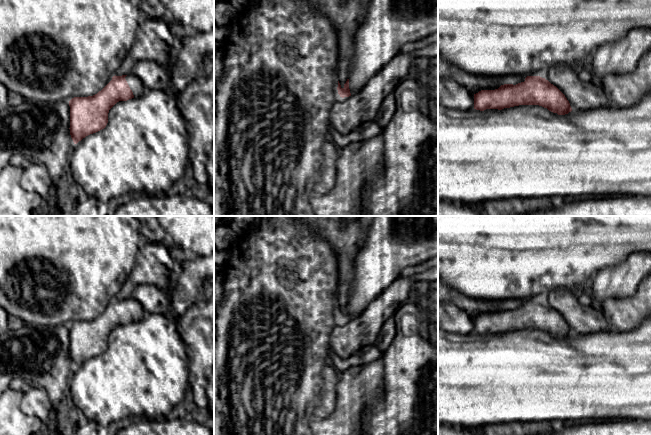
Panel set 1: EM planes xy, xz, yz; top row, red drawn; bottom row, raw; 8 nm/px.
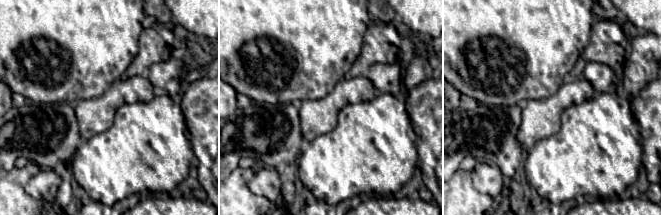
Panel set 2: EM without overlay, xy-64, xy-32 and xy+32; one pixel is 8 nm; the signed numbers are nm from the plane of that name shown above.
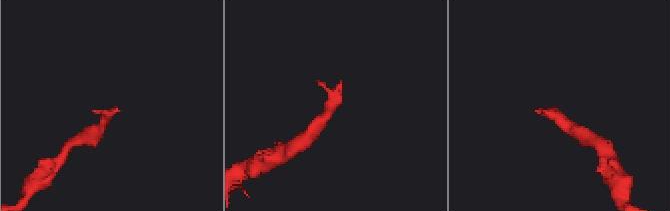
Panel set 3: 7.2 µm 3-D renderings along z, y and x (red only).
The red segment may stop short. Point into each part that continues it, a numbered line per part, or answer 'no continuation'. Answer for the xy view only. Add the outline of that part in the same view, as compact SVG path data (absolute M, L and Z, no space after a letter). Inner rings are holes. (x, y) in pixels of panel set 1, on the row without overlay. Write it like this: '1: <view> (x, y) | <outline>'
1: xy (135, 308) | M130 297L125 303L132 314L134 321L139 321L146 315L142 305L135 298Z

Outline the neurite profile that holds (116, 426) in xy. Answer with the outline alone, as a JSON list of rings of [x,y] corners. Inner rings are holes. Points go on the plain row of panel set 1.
[[[125,418],[108,426],[101,426],[95,421],[84,420],[73,427],[74,435],[115,435],[118,431],[130,425],[133,419]]]

